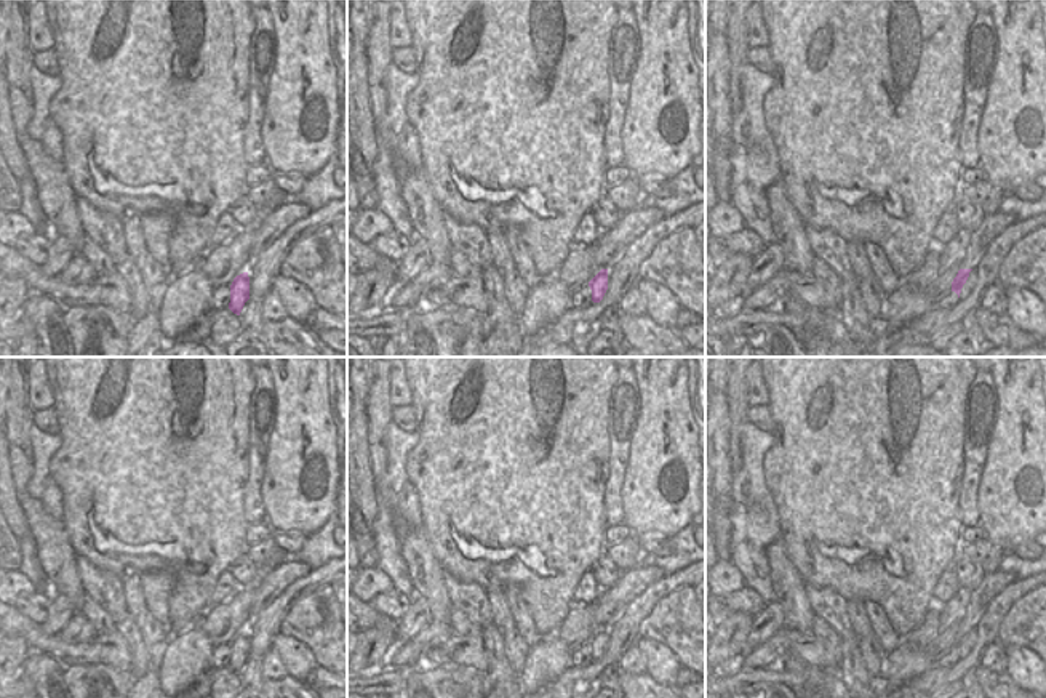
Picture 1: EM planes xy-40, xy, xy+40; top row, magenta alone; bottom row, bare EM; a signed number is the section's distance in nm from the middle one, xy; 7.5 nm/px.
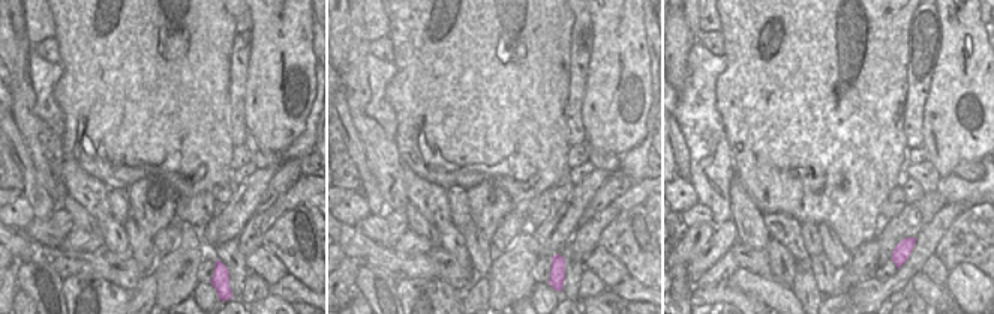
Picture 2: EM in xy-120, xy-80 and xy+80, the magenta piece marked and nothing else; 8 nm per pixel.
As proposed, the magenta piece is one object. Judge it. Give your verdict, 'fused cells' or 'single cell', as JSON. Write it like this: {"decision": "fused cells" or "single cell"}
{"decision": "single cell"}

